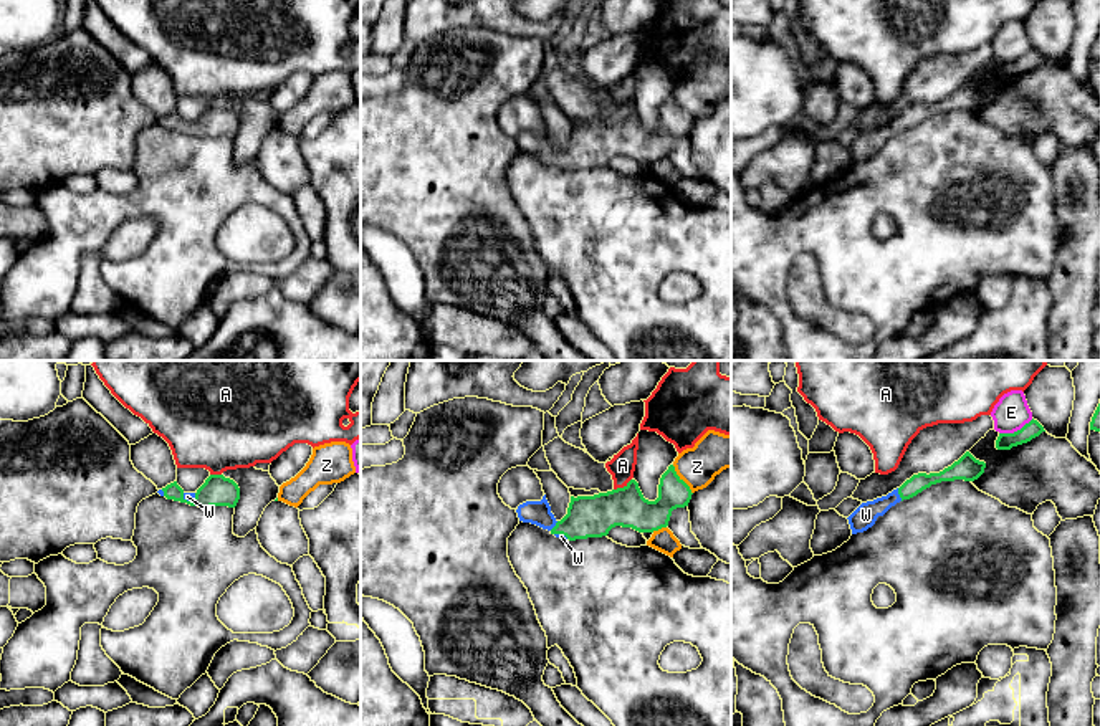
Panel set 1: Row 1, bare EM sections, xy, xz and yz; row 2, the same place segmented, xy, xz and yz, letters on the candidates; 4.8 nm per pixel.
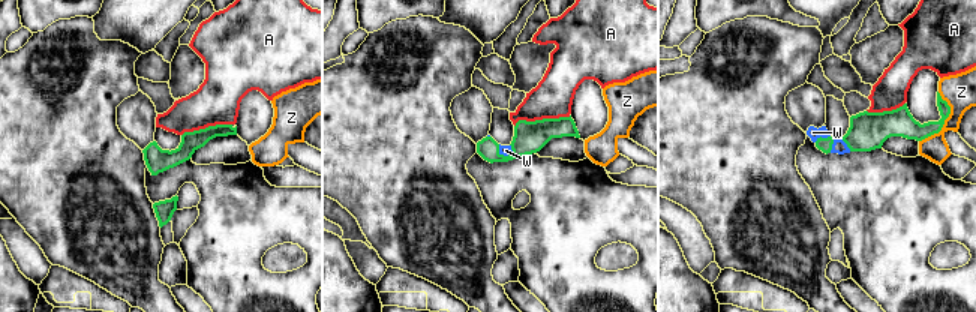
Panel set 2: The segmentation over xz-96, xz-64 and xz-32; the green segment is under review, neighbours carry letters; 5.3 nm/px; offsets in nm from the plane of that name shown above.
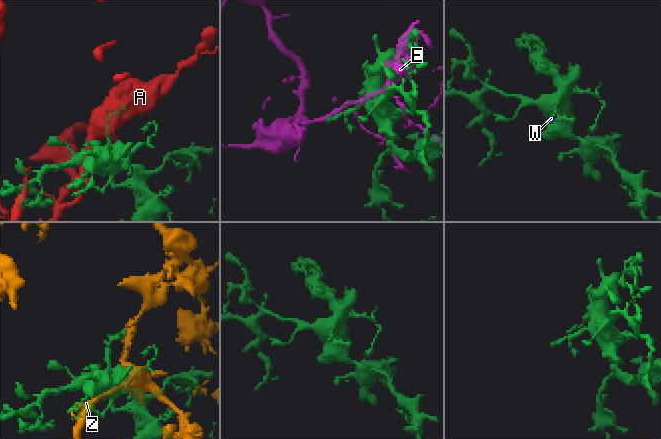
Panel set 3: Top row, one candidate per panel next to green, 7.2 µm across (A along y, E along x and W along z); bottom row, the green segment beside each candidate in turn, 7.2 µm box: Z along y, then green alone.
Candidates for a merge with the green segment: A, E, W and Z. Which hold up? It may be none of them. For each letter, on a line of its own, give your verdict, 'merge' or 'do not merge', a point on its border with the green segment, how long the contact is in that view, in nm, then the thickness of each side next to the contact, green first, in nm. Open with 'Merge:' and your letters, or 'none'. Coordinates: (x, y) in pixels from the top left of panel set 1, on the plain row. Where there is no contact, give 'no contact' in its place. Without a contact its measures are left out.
Merge: W
A: do not merge; contact xz (624, 116); length 110 nm; calibres 200 and 120 nm
E: do not merge; contact yz (1018, 60); length 180 nm; calibres 80 and 170 nm
W: merge; contact yz (899, 123); length 70 nm; calibres 90 and 110 nm
Z: do not merge; contact xz (682, 109); length 170 nm; calibres 160 and 190 nm

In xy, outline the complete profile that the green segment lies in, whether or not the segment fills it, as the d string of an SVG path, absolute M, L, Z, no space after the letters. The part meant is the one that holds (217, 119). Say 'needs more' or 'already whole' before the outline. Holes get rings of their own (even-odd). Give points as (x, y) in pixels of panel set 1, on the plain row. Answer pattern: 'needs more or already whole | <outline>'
needs more | M210 104L195 122L185 122L177 111L157 121L167 129L187 132L190 136L210 137L228 136L235 137L240 129L238 114L223 104Z

